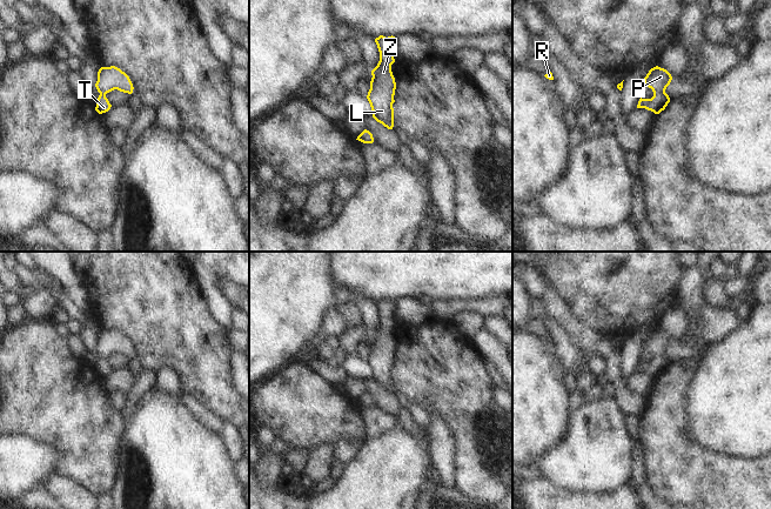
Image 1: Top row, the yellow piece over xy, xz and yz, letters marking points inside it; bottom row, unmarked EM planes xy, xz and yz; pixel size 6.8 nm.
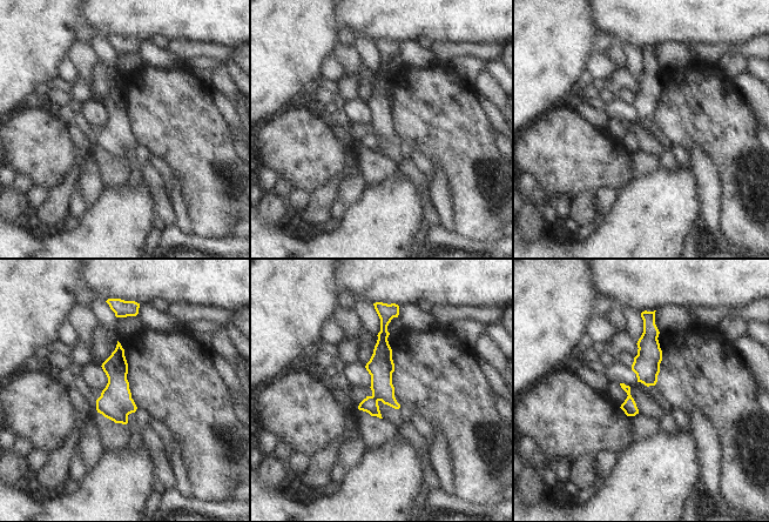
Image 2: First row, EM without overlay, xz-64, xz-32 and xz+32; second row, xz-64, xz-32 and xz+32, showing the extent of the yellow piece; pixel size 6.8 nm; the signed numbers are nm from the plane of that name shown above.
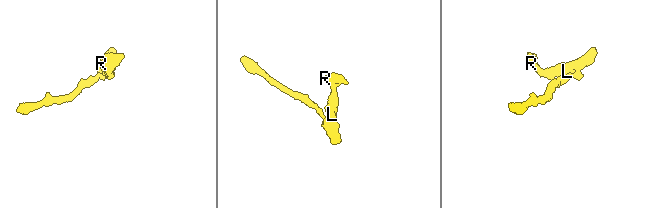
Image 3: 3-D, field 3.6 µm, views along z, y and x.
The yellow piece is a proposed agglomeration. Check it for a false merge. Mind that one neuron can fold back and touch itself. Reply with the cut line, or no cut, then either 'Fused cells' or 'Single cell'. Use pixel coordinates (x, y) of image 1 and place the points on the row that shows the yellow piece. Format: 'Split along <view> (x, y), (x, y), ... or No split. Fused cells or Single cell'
No split. Single cell.

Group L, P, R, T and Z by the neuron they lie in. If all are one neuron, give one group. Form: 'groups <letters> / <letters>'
groups L P R T Z

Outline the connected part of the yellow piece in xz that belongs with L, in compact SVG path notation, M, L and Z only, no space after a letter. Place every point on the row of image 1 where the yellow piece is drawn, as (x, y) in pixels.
M380 35L375 39L380 52L380 61L371 71L370 89L367 99L373 110L373 118L388 129L394 127L394 95L396 89L395 78L391 72L394 59L395 36Z

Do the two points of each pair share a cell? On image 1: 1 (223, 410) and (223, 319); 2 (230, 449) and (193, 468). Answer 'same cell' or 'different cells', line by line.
1: different cells
2: different cells

